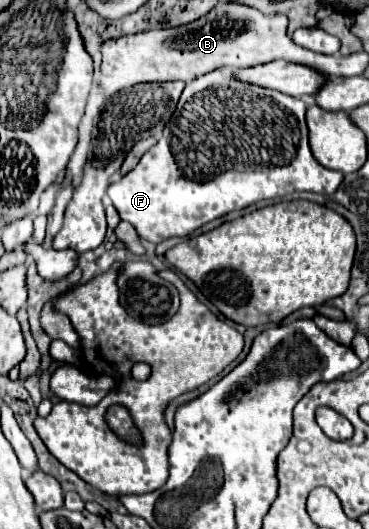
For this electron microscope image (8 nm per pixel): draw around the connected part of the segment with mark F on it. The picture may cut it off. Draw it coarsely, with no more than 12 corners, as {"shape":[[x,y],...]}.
{"shape":[[214,70],[108,196],[162,242],[332,194],[306,104]]}

